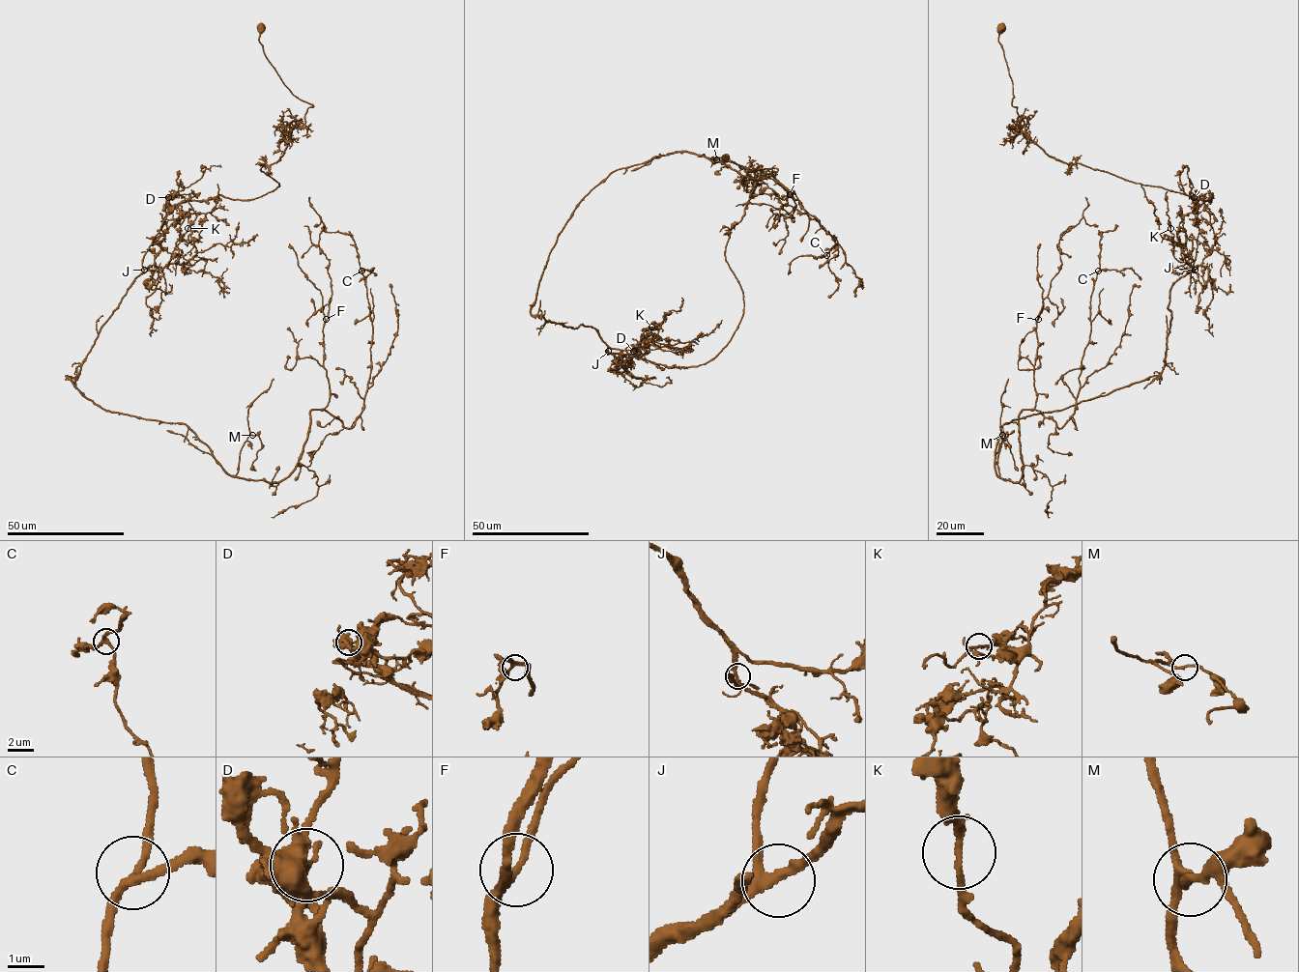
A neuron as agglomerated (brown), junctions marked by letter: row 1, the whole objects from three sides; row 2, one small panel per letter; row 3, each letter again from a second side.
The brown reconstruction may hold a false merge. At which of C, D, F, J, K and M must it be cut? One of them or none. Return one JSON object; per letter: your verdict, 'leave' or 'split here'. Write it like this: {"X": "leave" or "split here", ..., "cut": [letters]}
{"C": "leave", "D": "split here", "F": "leave", "J": "leave", "K": "leave", "M": "leave", "cut": ["D"]}

